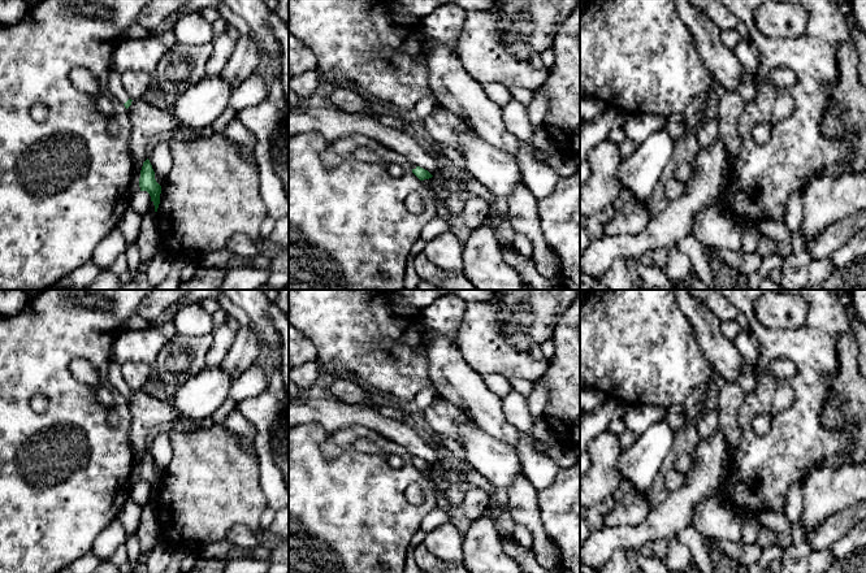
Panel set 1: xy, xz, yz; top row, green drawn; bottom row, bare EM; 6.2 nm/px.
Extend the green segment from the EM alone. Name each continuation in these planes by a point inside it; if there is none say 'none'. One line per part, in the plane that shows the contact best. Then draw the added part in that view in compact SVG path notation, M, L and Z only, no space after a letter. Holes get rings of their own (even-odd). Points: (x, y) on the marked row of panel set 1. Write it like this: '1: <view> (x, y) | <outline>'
1: xy (115, 83) | M114 68L109 74L108 88L122 104L125 104L130 99L124 90L121 73Z

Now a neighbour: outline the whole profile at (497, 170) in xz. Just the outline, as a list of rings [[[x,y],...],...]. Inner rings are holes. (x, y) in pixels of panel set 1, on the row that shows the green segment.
[[[476,133],[459,135],[468,173],[495,197],[508,199],[521,179],[516,157],[490,146]]]

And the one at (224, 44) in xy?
[[[224,32],[221,35],[215,35],[211,43],[213,49],[205,65],[205,74],[217,75],[222,71],[233,55],[237,40],[234,40],[228,32]]]

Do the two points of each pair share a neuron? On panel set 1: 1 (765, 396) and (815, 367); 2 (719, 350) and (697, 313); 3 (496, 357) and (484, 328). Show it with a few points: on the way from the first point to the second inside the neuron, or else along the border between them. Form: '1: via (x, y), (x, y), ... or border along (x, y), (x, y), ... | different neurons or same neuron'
1: via (778, 385), (782, 382), (800, 382), (802, 380) | same neuron
2: via (711, 341), (704, 322) | same neuron
3: via (488, 350), (484, 346), (484, 335) | same neuron

